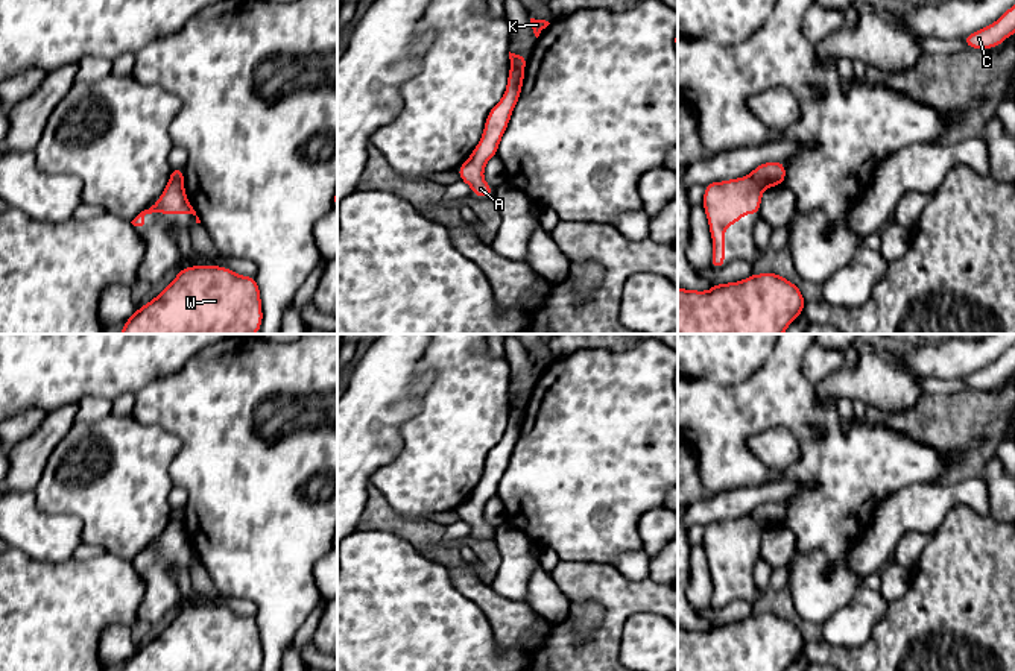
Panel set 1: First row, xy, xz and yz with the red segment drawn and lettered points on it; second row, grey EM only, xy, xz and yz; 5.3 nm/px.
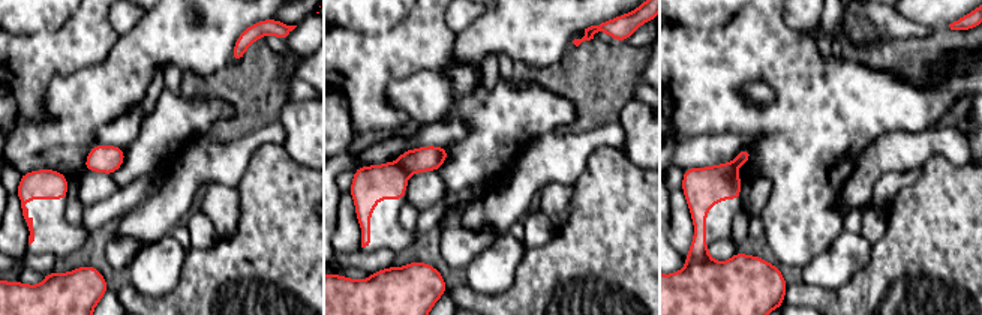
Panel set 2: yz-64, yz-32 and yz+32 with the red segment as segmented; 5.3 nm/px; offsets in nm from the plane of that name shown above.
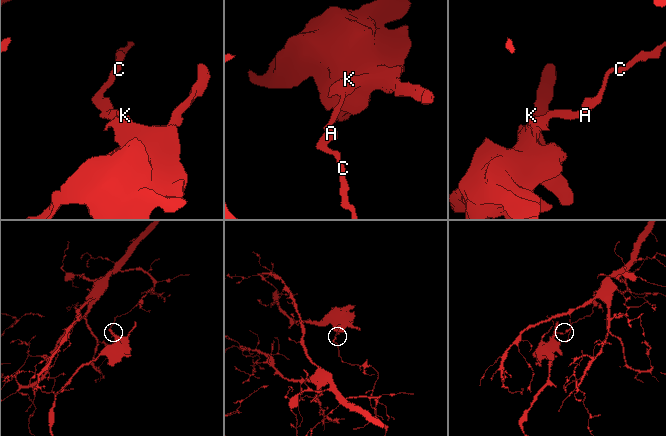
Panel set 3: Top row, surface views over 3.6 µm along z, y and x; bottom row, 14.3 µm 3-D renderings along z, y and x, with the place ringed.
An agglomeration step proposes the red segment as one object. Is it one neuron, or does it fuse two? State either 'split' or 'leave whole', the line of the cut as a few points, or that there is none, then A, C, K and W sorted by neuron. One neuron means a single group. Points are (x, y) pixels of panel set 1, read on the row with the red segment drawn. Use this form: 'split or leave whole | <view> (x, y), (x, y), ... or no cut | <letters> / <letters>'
split | yz (751, 175), (763, 189) | A C / K W

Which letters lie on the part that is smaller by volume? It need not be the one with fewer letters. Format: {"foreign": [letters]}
{"foreign": ["K", "W"]}

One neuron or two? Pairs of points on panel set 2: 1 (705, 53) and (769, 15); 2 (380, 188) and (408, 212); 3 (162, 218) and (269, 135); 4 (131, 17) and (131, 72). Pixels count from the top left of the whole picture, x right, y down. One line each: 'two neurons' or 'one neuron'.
1: one neuron
2: two neurons
3: one neuron
4: two neurons

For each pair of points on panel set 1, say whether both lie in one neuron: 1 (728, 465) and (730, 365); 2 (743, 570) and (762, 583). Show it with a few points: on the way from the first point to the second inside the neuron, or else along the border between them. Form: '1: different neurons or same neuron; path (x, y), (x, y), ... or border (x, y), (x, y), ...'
1: different neurons; border (762, 366), (743, 380), (727, 384), (695, 378)
2: different neurons; border (758, 557), (754, 567), (754, 585), (763, 595)

